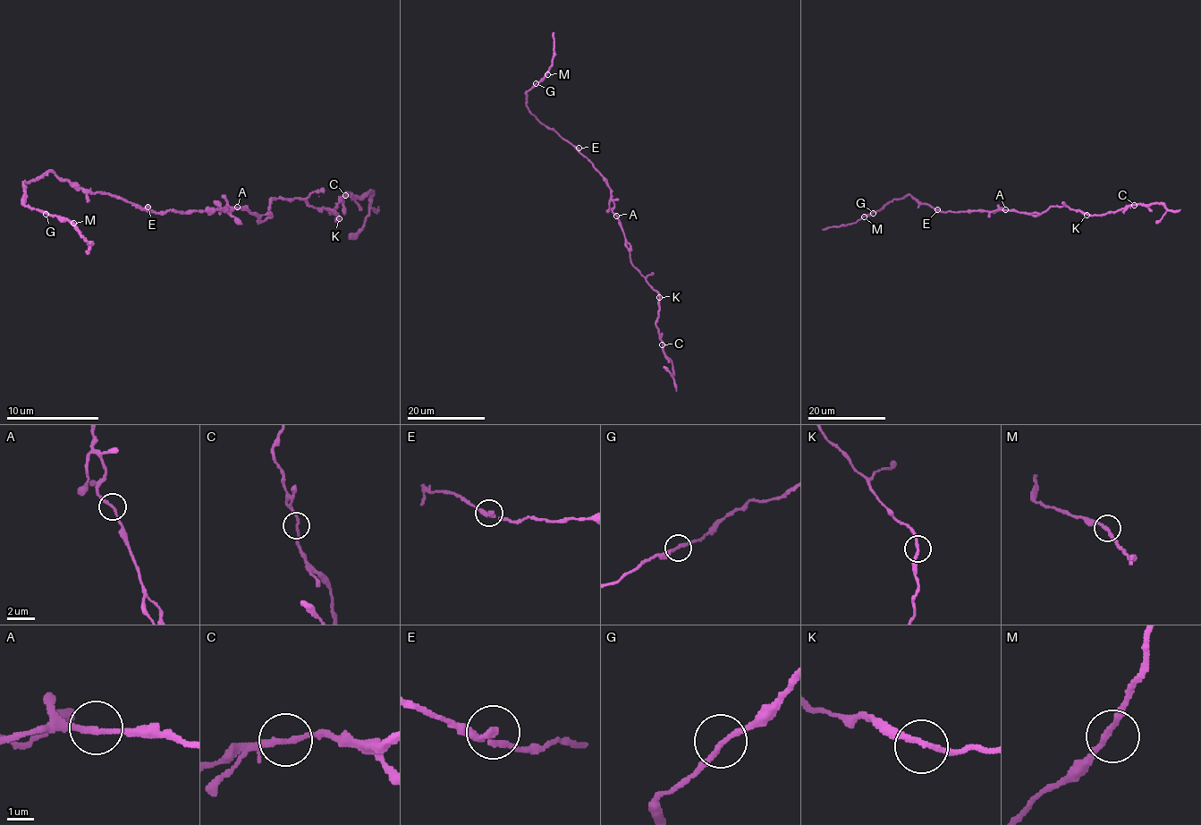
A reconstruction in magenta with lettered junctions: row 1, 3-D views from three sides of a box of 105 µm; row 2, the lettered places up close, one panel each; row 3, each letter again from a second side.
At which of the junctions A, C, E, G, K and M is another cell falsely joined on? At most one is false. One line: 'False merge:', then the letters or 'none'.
False merge: none

